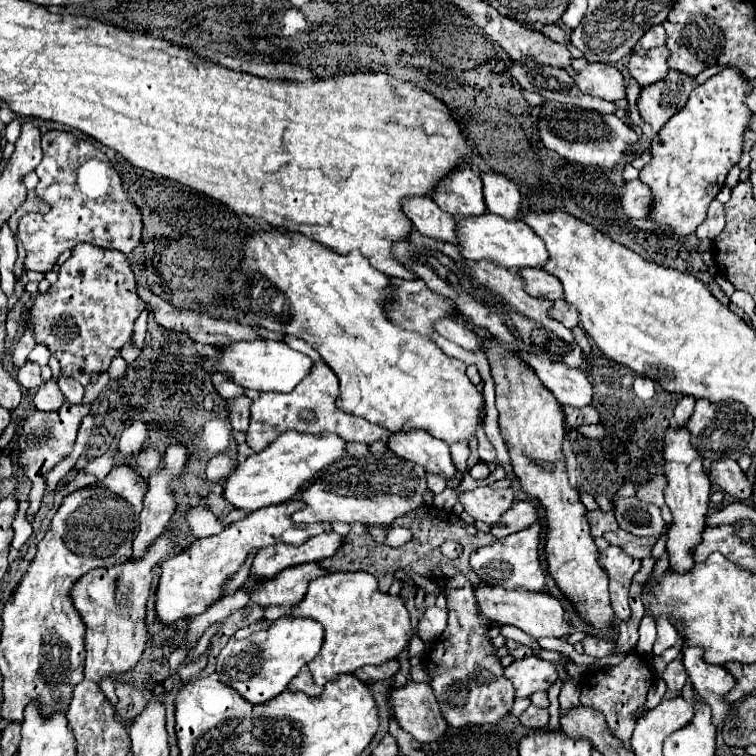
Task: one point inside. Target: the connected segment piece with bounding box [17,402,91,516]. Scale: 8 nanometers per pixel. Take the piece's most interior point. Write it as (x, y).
(45, 438)

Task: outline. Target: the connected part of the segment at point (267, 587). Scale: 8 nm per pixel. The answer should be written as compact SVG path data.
M319 564L293 566L291 570L283 570L275 578L255 586L251 594L251 602L261 606L273 606L273 604L285 606L285 608L297 606L303 600L309 582L325 574L329 572L323 570Z

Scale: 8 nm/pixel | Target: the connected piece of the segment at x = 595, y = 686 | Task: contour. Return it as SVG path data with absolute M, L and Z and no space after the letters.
M631 652L619 664L609 666L607 670L585 678L585 682L581 686L581 704L603 712L613 736L627 744L631 740L635 722L639 720L637 712L647 702L647 692L653 684L653 678L655 678L655 672L651 670L649 662L643 656L639 656L637 652Z

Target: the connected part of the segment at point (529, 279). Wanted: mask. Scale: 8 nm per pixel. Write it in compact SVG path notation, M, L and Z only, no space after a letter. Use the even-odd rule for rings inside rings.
M523 268L521 276L527 282L527 292L537 298L547 298L547 300L559 300L563 298L563 286L553 274L547 274L545 270L539 268Z

